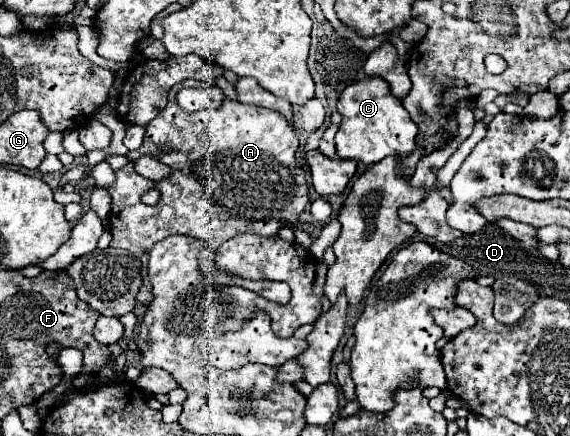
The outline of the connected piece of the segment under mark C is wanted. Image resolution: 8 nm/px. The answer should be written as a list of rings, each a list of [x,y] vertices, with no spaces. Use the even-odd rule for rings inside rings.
[[[366,77],[348,85],[338,97],[336,111],[342,115],[342,123],[336,133],[336,151],[342,159],[356,159],[372,165],[386,155],[410,155],[414,151],[418,127],[402,107],[400,99],[394,99],[384,79]]]

